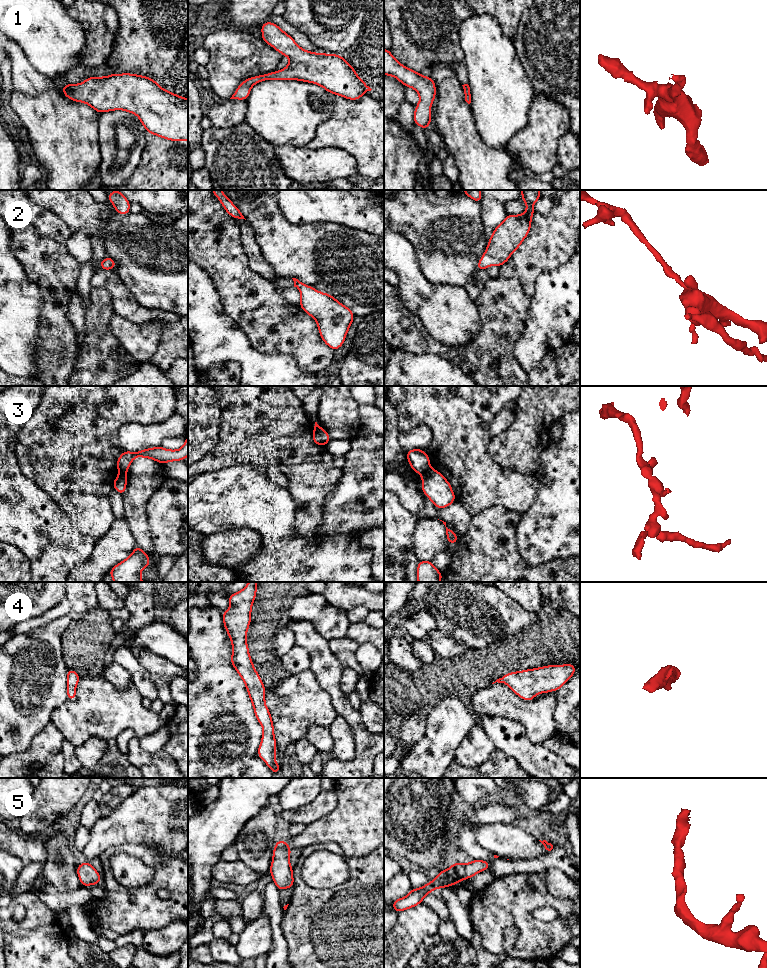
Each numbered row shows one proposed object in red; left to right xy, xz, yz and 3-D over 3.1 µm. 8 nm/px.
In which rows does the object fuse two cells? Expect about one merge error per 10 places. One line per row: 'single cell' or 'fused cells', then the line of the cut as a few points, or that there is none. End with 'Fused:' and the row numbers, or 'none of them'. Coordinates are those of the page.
1: single cell | no cut
2: single cell | no cut
3: fused cells | yz (430, 469), (423, 475)
4: single cell | no cut
5: single cell | no cut
Fused: 3

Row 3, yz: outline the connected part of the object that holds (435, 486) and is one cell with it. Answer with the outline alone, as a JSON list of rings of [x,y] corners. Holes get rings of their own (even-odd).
[[[430,469],[423,475],[422,491],[438,509],[443,509],[456,500],[450,483],[436,469]]]

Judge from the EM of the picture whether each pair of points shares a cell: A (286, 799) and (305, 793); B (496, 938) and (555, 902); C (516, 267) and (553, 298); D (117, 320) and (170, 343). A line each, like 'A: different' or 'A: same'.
A: same
B: same
C: different
D: different

